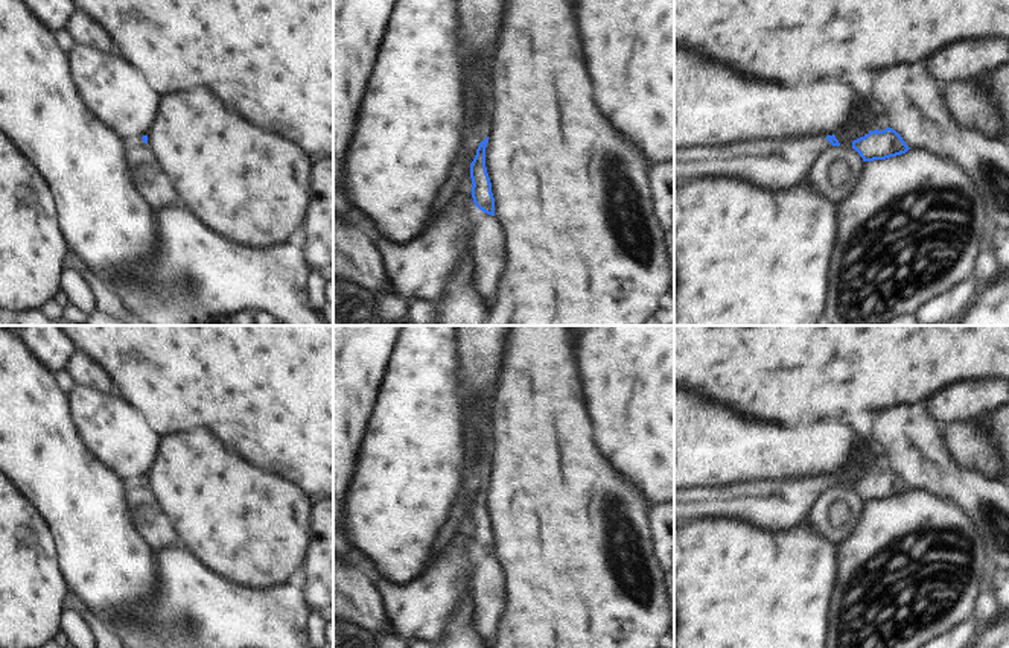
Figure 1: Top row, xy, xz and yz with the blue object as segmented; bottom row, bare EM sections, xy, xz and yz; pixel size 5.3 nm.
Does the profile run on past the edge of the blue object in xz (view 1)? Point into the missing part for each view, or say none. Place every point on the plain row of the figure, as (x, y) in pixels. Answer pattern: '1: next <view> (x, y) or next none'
1: next xz (483, 467)

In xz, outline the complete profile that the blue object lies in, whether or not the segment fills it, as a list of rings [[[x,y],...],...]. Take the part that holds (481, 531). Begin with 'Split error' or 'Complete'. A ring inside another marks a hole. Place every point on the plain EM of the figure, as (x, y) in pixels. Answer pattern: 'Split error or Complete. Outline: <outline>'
Split error. Outline: [[[489,452],[481,455],[475,472],[481,484],[476,490],[476,496],[470,503],[470,519],[472,519],[472,538],[475,546],[487,555],[495,557],[495,538],[492,534],[492,523],[485,508],[485,488],[489,484],[489,473],[492,470],[492,459]]]

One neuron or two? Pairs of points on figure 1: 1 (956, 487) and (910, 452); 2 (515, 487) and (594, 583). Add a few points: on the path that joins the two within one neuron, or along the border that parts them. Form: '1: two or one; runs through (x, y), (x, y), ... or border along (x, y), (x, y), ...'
1: one; runs through (945, 478), (921, 458)
2: one; runs through (539, 511), (576, 548), (577, 559)

